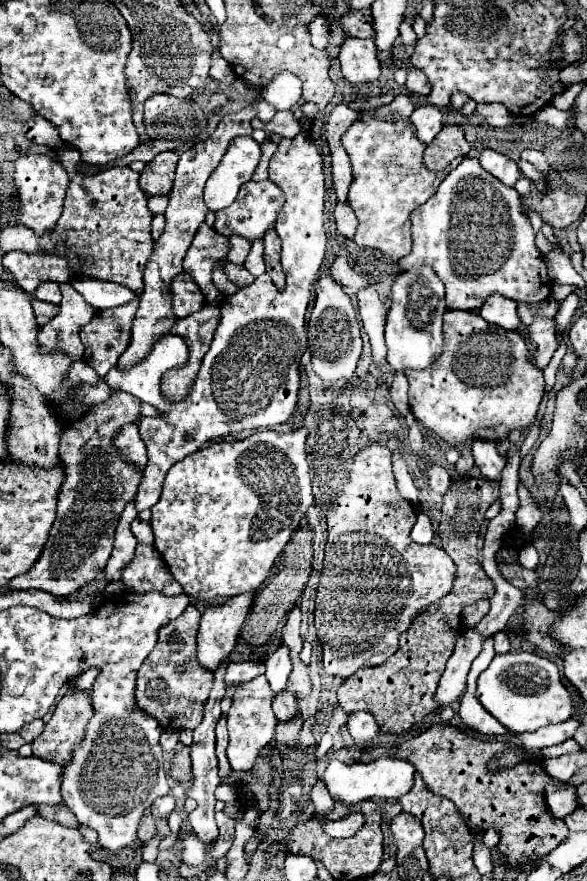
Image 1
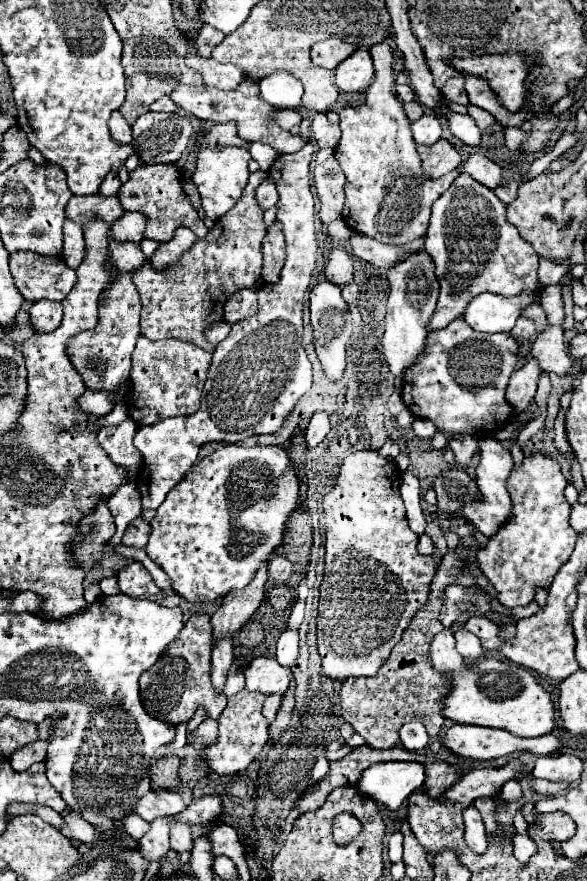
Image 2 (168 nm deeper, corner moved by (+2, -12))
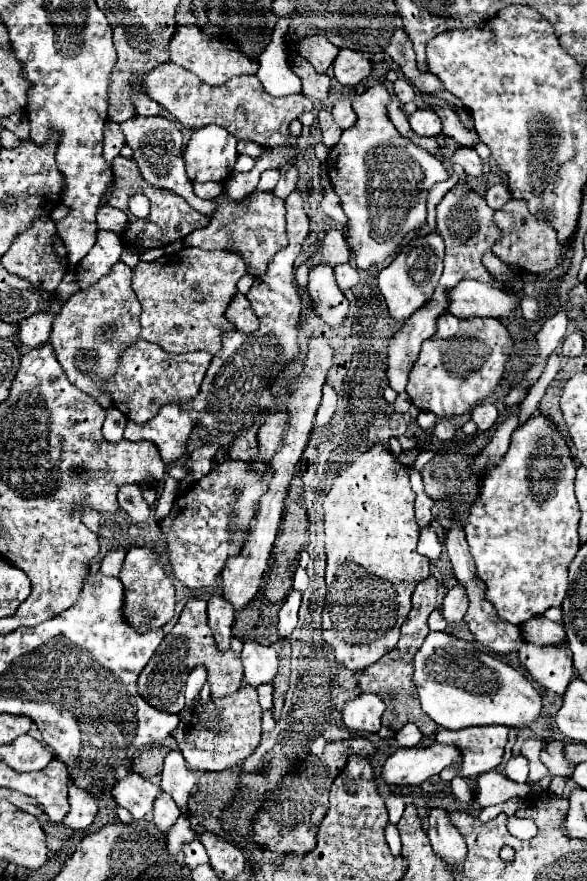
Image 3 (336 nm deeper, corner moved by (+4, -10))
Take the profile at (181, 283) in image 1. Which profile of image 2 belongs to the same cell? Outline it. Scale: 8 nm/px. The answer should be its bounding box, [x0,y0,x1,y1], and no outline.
[133,170,267,352]

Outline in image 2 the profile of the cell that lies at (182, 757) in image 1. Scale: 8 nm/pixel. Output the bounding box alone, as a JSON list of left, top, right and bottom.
[149,756,179,790]

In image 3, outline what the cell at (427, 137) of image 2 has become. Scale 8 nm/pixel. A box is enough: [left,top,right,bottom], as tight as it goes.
[409,108,441,136]

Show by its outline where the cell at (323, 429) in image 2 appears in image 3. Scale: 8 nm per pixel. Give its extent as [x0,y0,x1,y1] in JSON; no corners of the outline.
[315,386,337,430]

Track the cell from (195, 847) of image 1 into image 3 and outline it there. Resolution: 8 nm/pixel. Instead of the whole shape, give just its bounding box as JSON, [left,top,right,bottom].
[153,792,179,832]

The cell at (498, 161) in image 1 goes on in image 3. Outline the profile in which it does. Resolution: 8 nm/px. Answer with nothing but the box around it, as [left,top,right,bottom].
[451,148,483,178]

